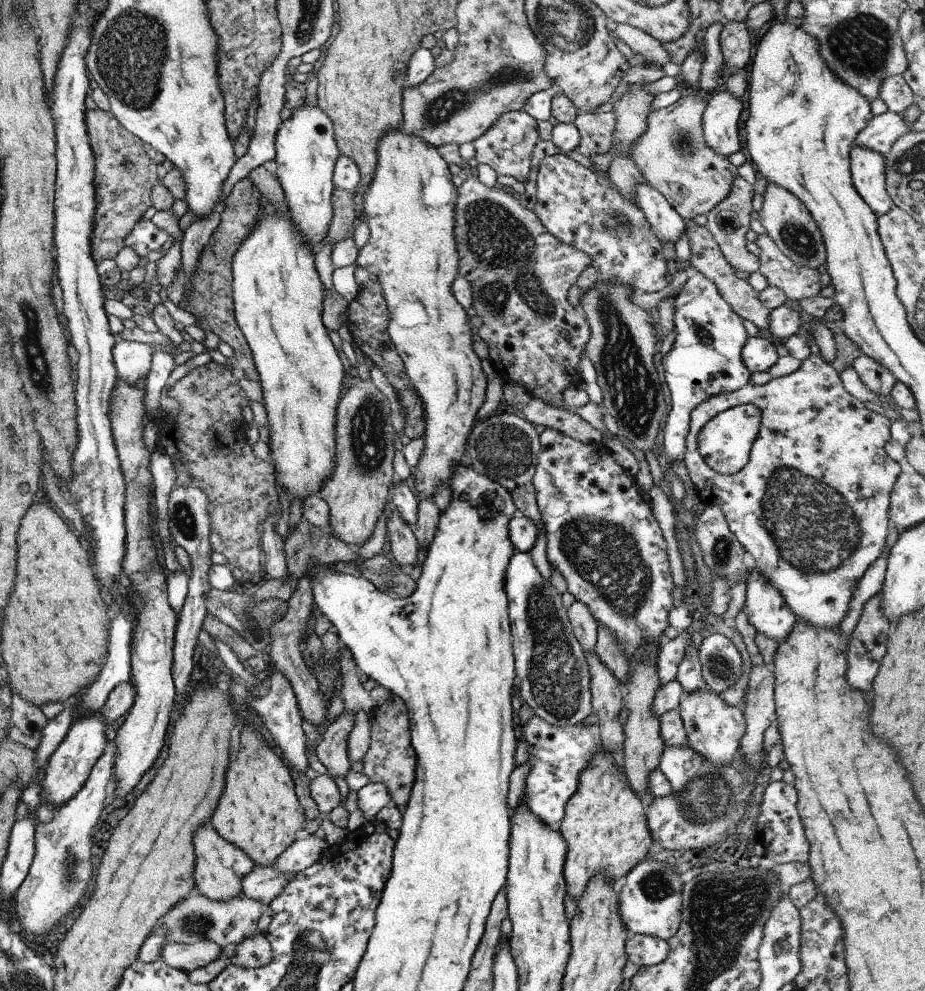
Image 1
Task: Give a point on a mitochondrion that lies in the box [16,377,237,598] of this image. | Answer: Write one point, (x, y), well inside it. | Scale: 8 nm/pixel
(184, 517)

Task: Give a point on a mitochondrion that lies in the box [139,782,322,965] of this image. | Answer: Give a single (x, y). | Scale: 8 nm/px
(194, 924)

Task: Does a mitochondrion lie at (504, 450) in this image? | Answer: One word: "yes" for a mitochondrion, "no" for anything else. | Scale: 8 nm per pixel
yes

